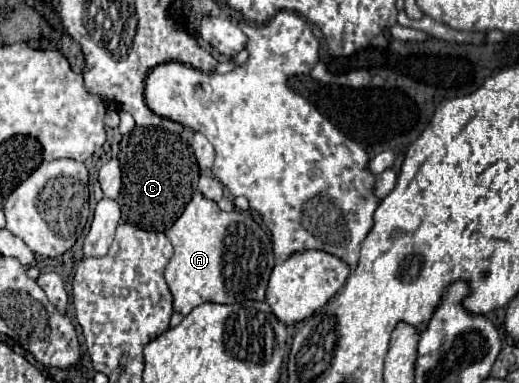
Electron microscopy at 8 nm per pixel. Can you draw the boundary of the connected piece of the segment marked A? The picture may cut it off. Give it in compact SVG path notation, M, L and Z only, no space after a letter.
M195 193L189 205L185 207L183 215L173 223L167 231L169 241L173 243L173 257L165 267L165 281L173 295L173 311L181 313L183 317L191 313L199 303L239 303L239 301L263 301L269 275L275 265L273 257L273 243L271 237L253 221L249 213L231 211L225 213L217 207L215 201L205 199L201 193Z

